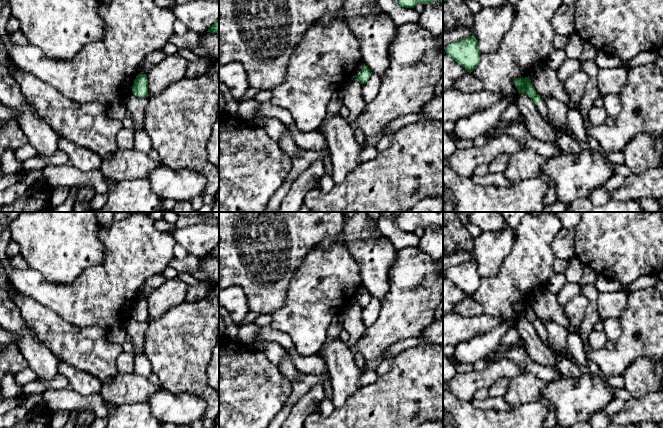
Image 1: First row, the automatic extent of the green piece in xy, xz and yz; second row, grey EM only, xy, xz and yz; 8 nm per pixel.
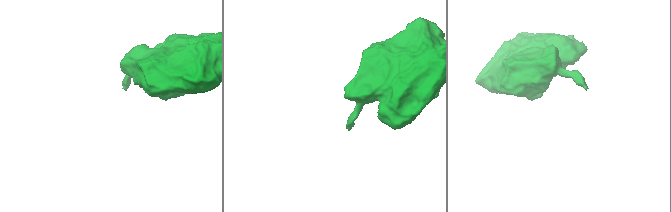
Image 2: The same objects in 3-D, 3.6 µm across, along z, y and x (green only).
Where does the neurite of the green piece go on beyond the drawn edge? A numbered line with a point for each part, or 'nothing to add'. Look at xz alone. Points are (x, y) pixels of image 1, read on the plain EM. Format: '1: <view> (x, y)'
nothing to add

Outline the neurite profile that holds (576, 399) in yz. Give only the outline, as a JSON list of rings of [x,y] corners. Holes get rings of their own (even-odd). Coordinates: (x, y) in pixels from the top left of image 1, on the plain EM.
[[[596,374],[562,376],[542,388],[541,400],[547,400],[556,410],[557,424],[570,428],[579,422],[588,422],[595,413],[604,410],[614,399],[614,391],[614,387]]]

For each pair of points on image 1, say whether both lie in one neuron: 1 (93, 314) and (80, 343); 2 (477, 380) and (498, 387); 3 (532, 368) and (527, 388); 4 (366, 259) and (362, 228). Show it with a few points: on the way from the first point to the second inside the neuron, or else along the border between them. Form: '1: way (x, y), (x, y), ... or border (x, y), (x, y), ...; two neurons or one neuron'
1: border (65, 320), (79, 327), (102, 326), (106, 329); two neurons
2: border (509, 379), (500, 377), (488, 388); two neurons
3: border (524, 372), (534, 374), (547, 382); two neurons
4: way (366, 251), (366, 243), (363, 236); one neuron

